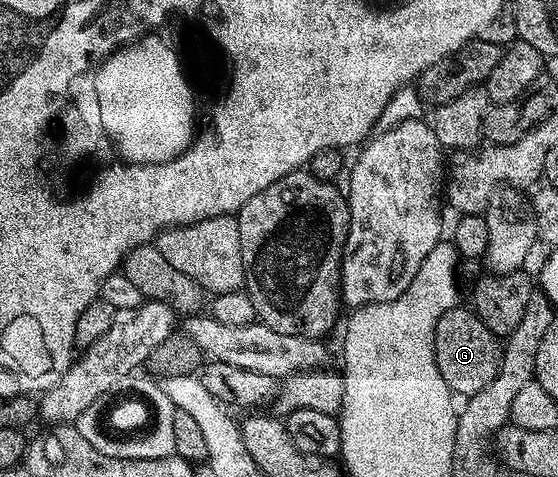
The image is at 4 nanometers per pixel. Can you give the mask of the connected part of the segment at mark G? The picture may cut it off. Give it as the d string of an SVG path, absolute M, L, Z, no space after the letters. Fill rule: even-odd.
M457 305L438 317L438 325L434 329L436 364L438 373L442 373L442 381L446 381L453 396L467 397L486 389L500 371L501 350L497 336L486 329L475 310L468 308L467 311L463 305Z

